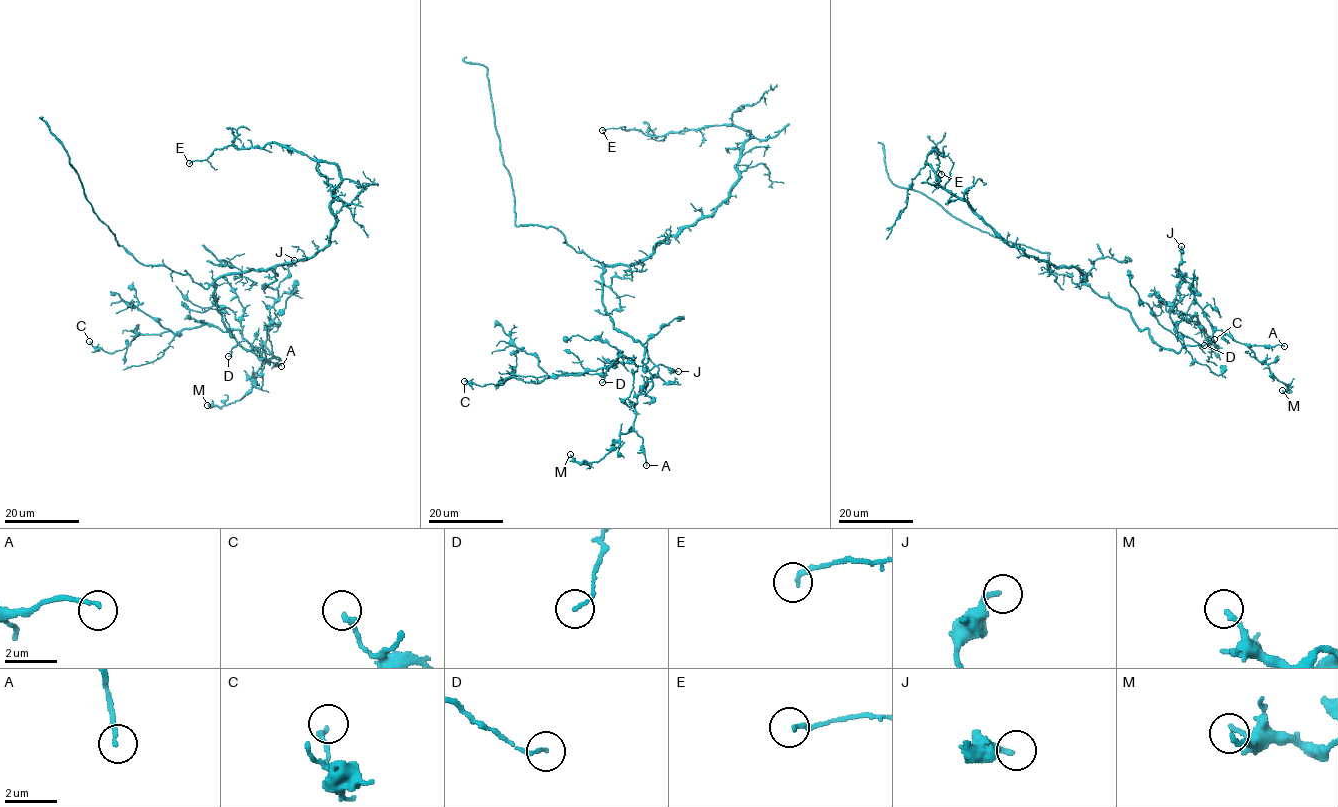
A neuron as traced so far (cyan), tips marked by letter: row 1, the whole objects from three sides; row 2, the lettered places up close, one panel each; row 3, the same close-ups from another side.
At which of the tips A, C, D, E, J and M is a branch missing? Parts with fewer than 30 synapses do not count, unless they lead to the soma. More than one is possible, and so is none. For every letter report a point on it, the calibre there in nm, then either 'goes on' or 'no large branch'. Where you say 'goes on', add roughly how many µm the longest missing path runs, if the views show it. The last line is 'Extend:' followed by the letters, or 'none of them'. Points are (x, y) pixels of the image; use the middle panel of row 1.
A: (646, 465) | 150 nm | no large branch
C: (464, 381) | 180 nm | no large branch
D: (602, 382) | 110 nm | no large branch
E: (602, 130) | 180 nm | no large branch
J: (678, 371) | 200 nm | no large branch
M: (570, 454) | 190 nm | no large branch
Extend: none of them

